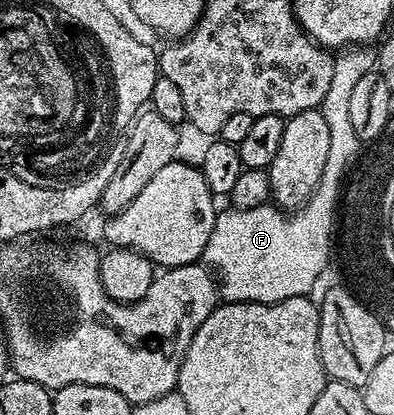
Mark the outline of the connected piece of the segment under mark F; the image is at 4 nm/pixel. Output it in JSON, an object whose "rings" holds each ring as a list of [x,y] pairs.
{"rings":[[[347,48],[340,54],[343,55],[335,58],[333,81],[329,83],[329,92],[325,92],[321,107],[325,124],[329,124],[329,160],[325,160],[325,172],[321,172],[321,180],[311,197],[290,212],[268,204],[244,210],[220,209],[216,213],[213,232],[209,232],[209,244],[205,244],[202,261],[213,271],[223,302],[280,302],[310,295],[315,281],[322,276],[331,258],[331,233],[337,230],[337,207],[341,202],[341,191],[355,159],[361,153],[361,140],[349,117],[349,100],[361,76],[372,73],[377,66],[377,54],[371,48]]]}

